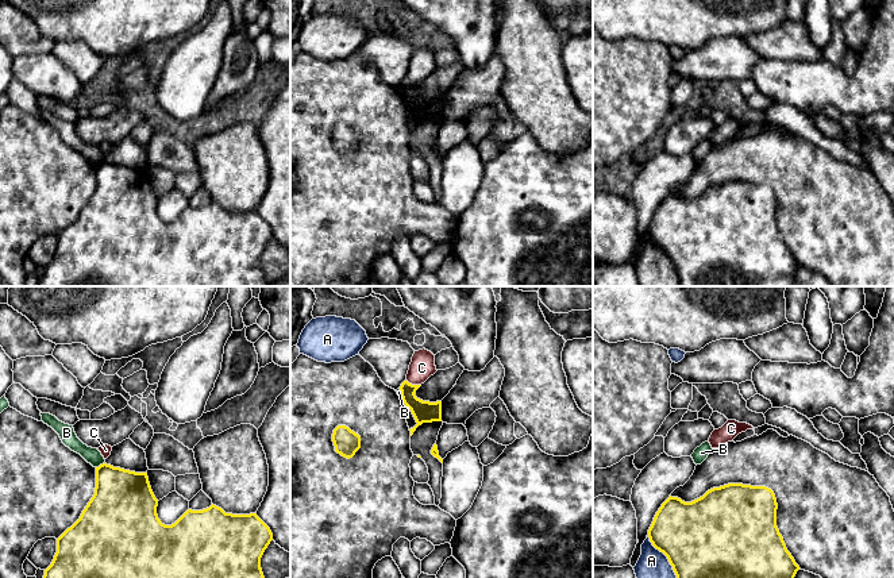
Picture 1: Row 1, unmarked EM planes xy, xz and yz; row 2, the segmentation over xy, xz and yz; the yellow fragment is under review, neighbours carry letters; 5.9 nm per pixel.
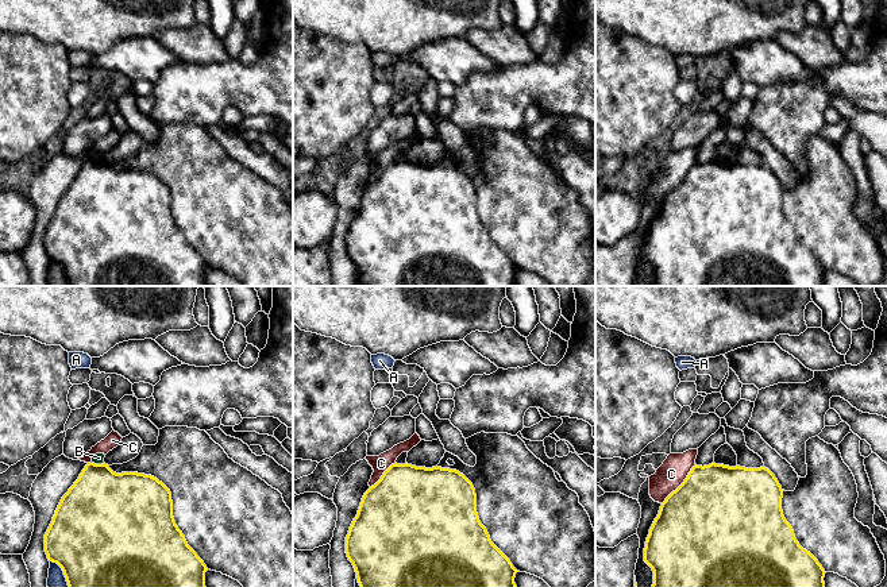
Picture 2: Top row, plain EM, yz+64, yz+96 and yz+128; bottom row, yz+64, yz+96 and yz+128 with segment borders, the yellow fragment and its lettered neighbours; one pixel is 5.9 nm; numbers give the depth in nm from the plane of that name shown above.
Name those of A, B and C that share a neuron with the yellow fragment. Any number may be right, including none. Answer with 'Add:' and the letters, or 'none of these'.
Add: none of these

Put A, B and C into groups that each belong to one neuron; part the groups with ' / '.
A / B / C

